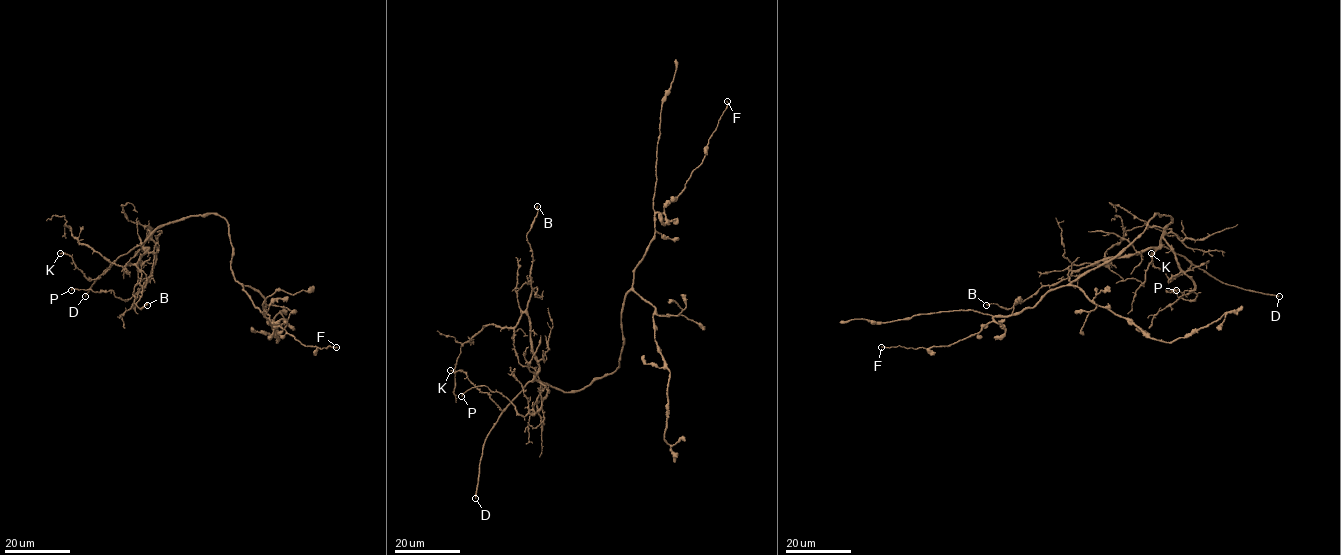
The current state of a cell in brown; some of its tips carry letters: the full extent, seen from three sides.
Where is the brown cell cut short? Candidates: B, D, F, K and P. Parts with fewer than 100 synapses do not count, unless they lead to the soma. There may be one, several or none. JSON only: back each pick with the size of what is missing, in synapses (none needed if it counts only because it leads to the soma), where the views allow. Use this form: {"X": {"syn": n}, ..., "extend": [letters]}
{"extend": ["D"]}

